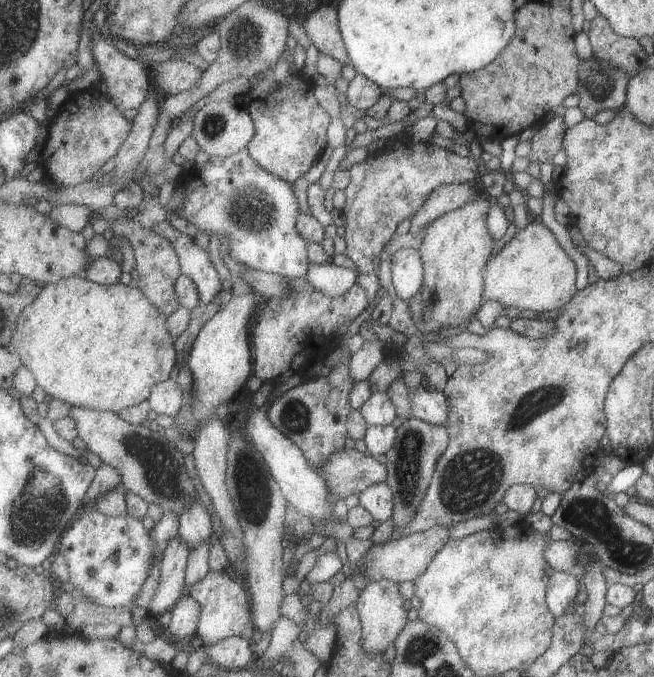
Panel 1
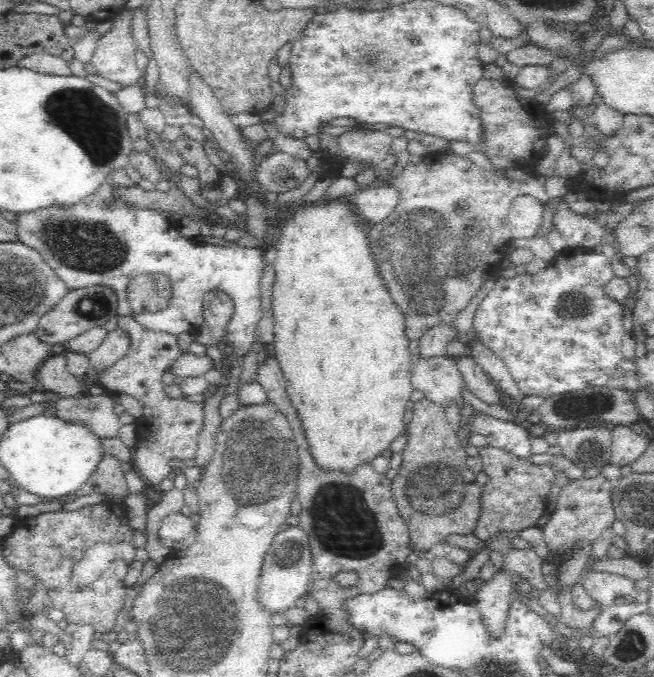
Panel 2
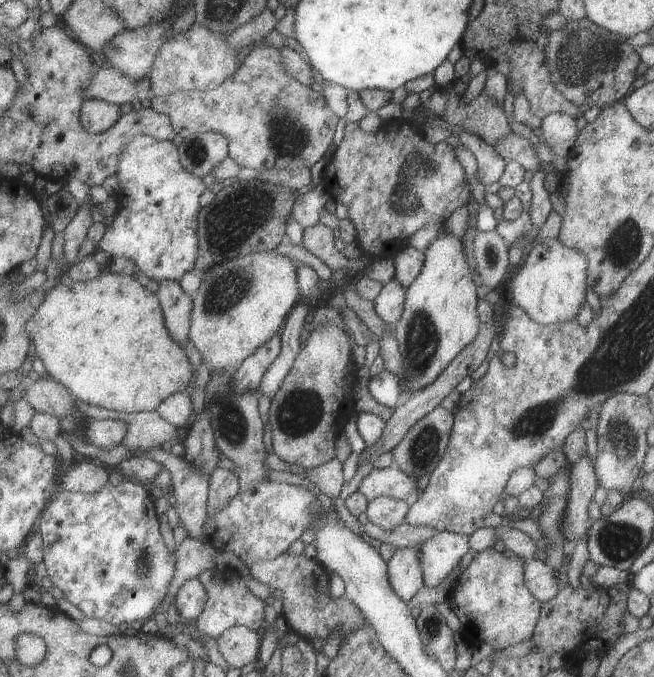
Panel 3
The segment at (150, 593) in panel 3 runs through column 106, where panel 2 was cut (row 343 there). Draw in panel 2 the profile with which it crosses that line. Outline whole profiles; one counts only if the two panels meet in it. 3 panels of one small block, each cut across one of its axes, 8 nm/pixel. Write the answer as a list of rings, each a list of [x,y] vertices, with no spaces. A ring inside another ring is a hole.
[[[568,247],[564,252],[556,254],[548,267],[538,274],[522,274],[512,278],[500,278],[495,281],[494,287],[489,290],[488,294],[483,298],[482,302],[477,306],[472,318],[472,326],[476,334],[490,346],[494,354],[498,355],[507,366],[512,378],[515,380],[515,385],[523,396],[542,396],[544,399],[555,394],[564,394],[573,390],[582,390],[583,388],[594,388],[594,386],[604,386],[612,379],[617,370],[618,364],[624,358],[622,355],[622,340],[624,337],[623,325],[623,305],[622,303],[610,298],[604,292],[605,284],[615,277],[612,268],[613,260],[608,260],[604,255],[598,254],[593,249],[574,250]]]

